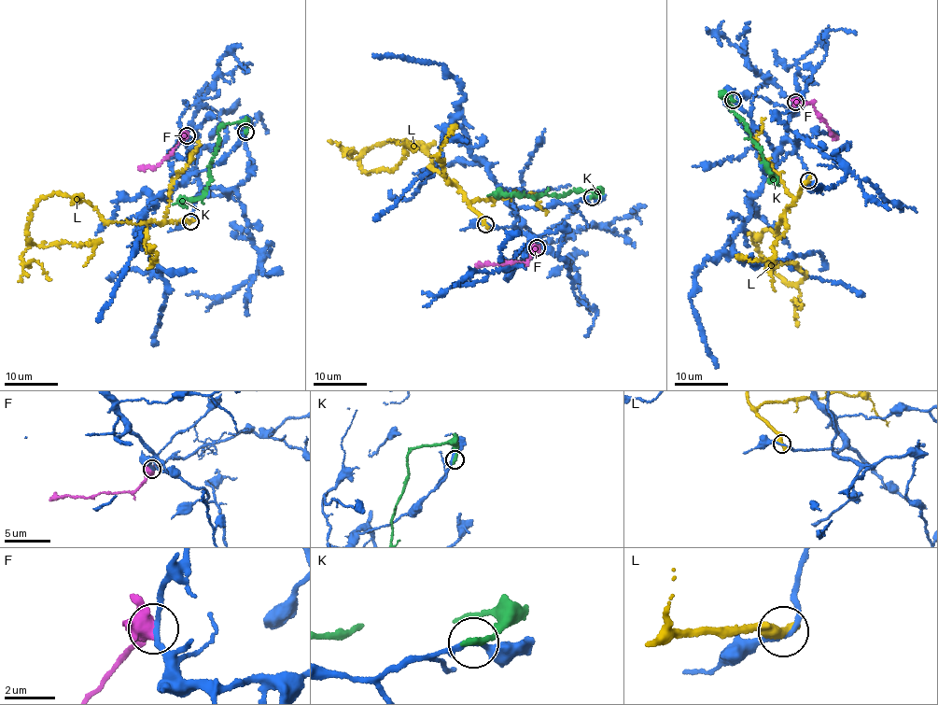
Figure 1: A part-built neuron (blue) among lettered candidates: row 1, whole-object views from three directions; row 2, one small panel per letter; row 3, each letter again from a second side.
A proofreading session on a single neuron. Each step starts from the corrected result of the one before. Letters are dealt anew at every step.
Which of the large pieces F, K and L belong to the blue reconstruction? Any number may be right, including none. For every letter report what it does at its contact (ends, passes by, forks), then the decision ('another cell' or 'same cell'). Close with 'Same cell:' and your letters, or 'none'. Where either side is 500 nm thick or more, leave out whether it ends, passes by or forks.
F: it forks there; another cell
K: it ends there; another cell
L: another cell
Same cell: none

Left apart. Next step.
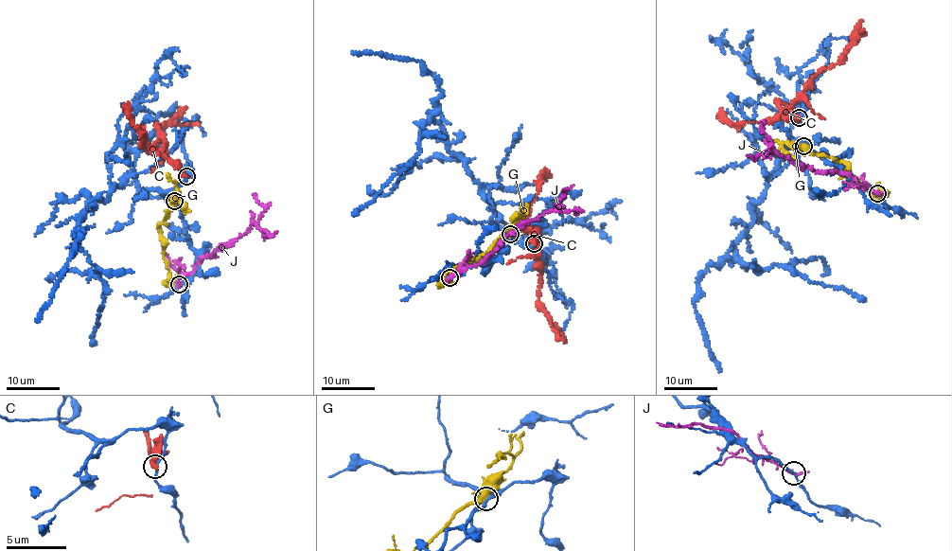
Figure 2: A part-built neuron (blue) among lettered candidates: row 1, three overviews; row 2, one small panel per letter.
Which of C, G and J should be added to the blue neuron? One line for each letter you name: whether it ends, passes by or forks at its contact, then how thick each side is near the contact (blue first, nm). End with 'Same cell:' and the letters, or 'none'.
G: it forks; calibres 280 and 480 nm
Same cell: G

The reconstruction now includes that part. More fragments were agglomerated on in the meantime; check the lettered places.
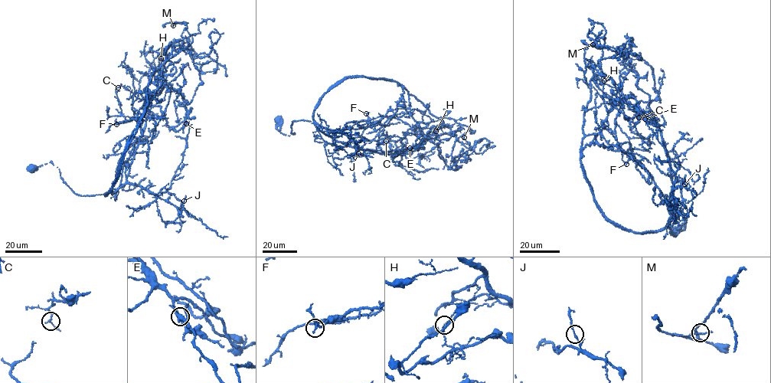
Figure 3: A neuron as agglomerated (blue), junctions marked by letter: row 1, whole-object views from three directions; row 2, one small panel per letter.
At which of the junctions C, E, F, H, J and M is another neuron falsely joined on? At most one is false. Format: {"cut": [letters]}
{"cut": ["H"]}

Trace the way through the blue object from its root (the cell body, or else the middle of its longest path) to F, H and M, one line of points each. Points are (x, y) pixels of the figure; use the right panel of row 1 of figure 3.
F: (674, 232), (685, 224), (684, 214), (675, 236), (652, 176), (622, 152), (629, 155), (626, 164)
H: (674, 232), (682, 211), (675, 236), (668, 224), (639, 233), (595, 201), (581, 140), (590, 80), (604, 81)
M: (674, 232), (682, 211), (675, 236), (668, 224), (639, 233), (595, 201), (580, 160), (583, 41), (592, 44)

